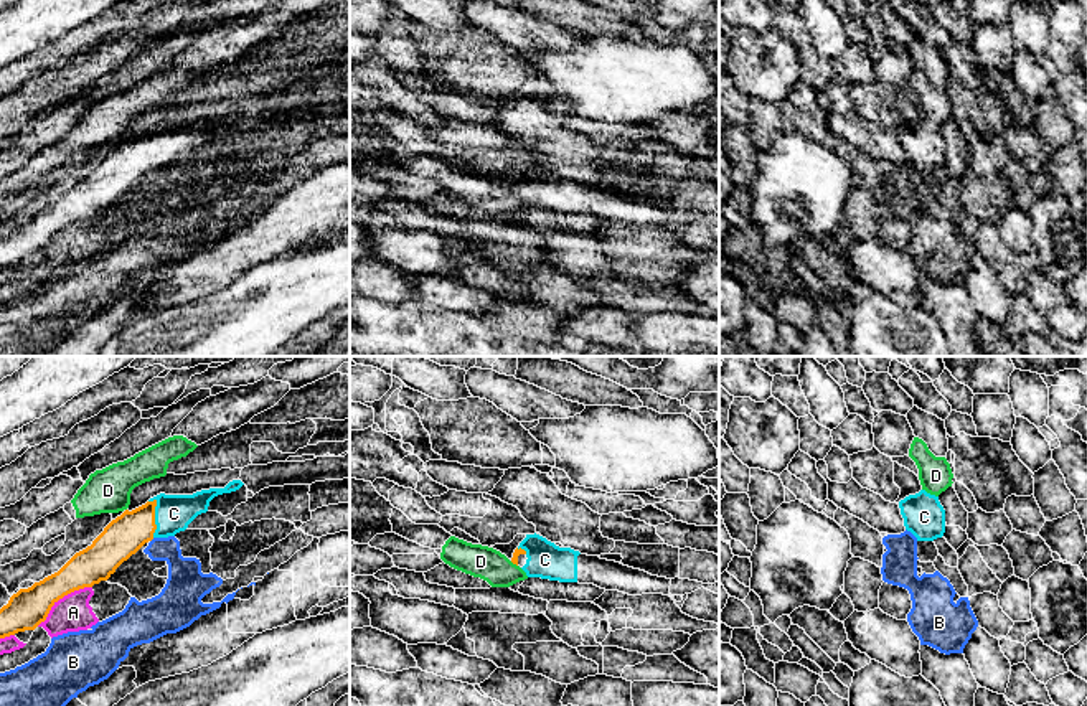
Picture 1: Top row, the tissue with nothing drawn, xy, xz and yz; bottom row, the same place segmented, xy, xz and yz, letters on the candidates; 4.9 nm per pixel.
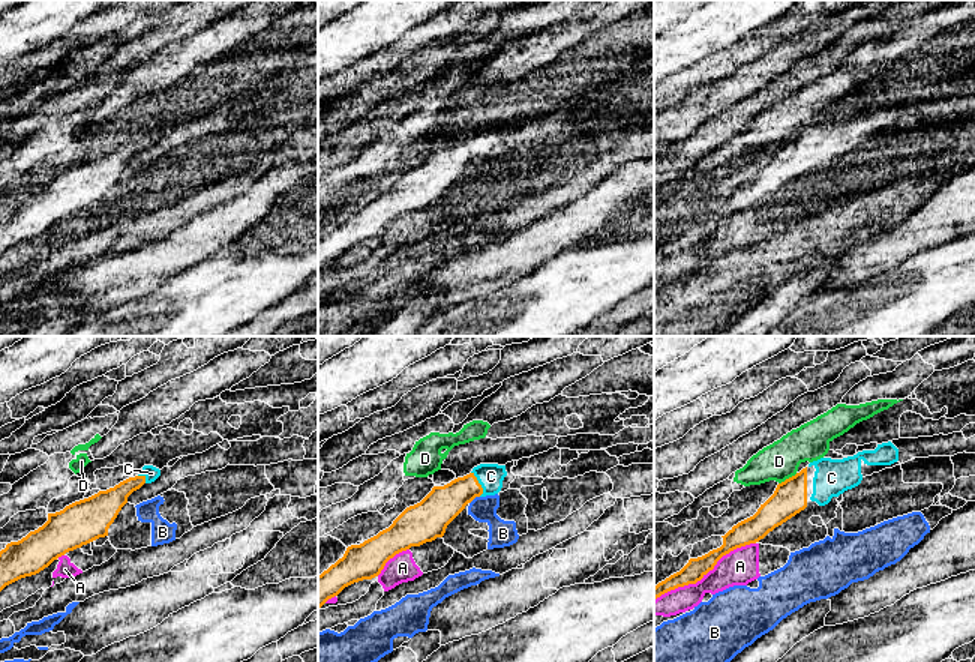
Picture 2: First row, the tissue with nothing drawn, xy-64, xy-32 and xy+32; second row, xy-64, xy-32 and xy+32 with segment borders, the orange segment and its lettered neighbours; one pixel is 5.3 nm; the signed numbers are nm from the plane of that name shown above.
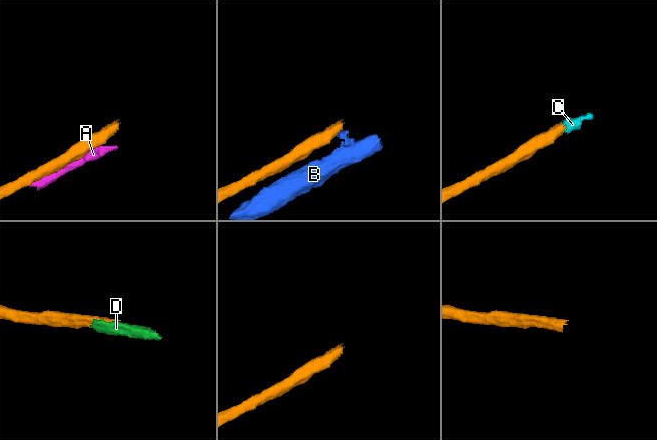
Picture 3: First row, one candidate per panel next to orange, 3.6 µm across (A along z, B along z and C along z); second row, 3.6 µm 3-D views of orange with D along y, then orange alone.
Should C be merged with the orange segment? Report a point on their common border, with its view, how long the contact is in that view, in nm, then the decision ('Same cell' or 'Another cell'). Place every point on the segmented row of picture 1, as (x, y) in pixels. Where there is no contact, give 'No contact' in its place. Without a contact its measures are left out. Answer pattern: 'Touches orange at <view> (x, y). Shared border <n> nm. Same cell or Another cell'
Touches orange at xy (154, 518). Shared border 190 nm. Same cell

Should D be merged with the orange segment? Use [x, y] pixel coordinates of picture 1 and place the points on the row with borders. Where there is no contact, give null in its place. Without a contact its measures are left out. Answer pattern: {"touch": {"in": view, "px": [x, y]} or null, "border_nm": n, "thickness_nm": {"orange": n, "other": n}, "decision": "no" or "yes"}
{"touch": {"in": "xz", "px": [513, 563]}, "border_nm": 50, "thickness_nm": {"orange": 40, "other": 160}, "decision": "no"}

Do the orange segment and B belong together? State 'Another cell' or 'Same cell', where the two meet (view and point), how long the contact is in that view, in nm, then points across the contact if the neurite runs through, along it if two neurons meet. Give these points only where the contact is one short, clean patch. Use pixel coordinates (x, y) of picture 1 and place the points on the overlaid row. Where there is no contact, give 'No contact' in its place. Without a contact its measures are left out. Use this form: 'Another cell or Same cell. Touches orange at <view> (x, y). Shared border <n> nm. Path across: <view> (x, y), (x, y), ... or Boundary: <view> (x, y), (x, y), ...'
Another cell. No contact

